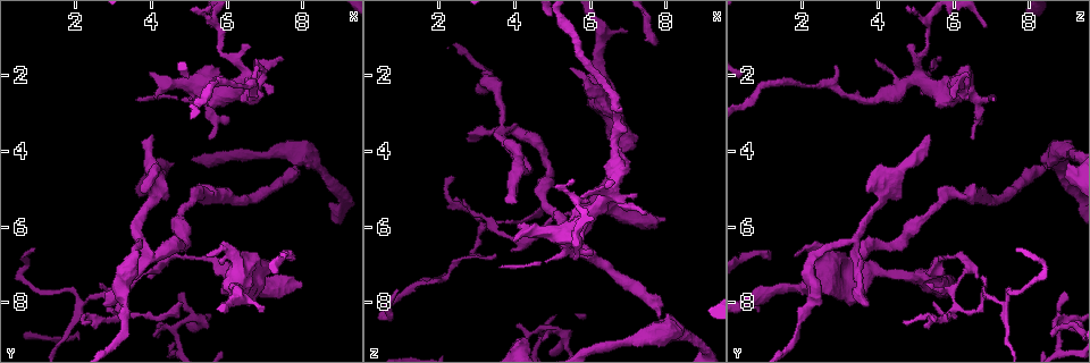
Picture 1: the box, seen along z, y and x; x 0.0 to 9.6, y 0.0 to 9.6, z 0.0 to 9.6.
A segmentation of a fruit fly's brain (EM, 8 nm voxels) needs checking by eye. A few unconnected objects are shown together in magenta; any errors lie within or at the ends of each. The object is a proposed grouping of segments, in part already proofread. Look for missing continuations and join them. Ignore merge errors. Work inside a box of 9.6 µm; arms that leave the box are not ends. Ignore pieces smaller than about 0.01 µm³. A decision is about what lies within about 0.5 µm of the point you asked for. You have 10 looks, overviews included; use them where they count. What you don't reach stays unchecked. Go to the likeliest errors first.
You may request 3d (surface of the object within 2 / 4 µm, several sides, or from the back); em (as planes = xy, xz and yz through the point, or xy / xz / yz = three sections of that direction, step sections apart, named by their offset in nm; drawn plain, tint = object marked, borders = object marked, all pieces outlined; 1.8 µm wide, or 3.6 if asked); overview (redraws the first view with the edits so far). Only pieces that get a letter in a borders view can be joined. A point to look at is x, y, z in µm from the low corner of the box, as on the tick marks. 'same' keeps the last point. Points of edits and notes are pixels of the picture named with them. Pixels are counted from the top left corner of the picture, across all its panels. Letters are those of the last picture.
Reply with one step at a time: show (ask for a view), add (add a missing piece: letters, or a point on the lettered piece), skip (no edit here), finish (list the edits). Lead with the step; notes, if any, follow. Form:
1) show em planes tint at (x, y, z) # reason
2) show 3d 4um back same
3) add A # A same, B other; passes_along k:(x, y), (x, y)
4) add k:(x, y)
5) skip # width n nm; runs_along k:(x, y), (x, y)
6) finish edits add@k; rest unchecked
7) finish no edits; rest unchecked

show em planes borders at (6.65, 1.15, 4.85) # tapers out

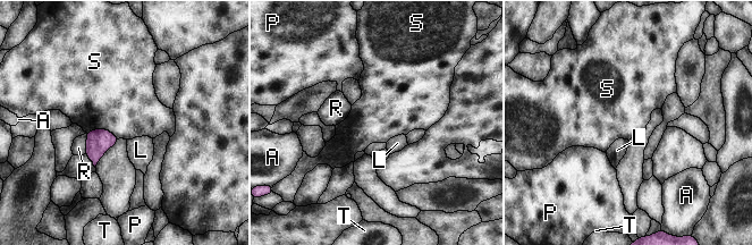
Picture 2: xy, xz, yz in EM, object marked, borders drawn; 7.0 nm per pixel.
skip # width 140 nm; A other, L other, P other, R other, S other, T other; border 2:(86, 132), (108, 129), (118, 138); none of them fits

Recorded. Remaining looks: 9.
show 3d 2um back at (2.75, 8.05, 3.65) # an open end

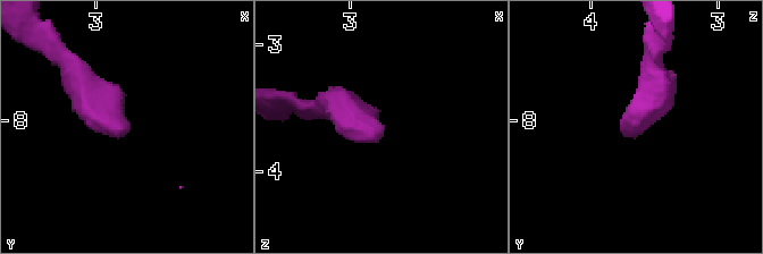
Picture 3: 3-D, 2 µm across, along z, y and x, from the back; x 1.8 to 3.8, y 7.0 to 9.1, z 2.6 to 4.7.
show em 3.6um planes borders at (2.72, 8.04, 3.68)

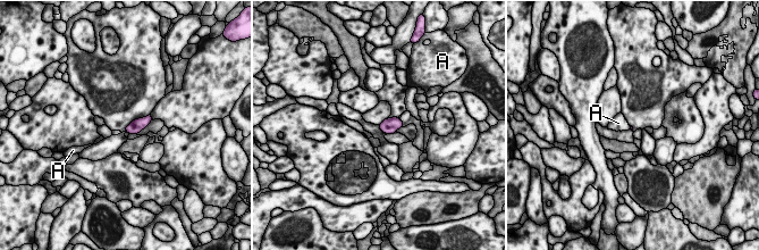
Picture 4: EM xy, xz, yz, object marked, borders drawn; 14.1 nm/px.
skip # A other; border 4:(386, 118), (379, 125); no lettered piece goes on from it

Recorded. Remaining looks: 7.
show 3d 4um at (4.65, 7.70, 9.05) # free end

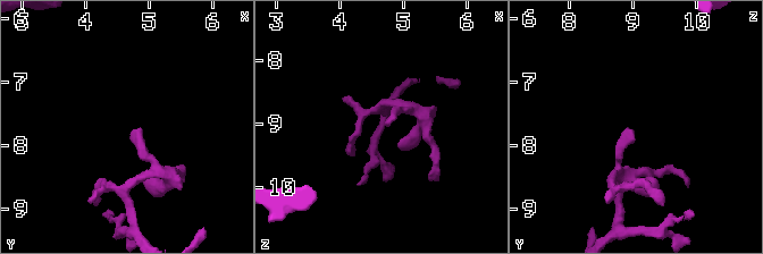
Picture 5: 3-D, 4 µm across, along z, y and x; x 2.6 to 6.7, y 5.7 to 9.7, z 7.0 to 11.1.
show em xy step 4 borders at (4.75, 7.75, 9.00)

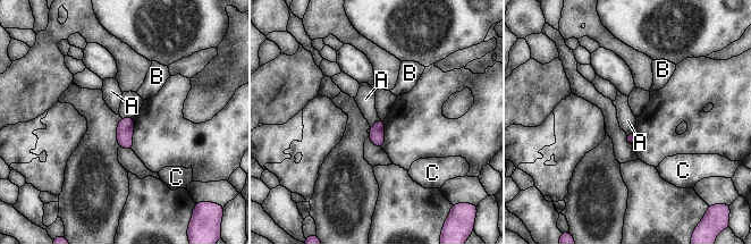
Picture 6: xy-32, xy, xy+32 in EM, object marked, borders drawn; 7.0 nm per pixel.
skip # longest_contact A 100 nm; A other, B other, C other; border 6:(380, 119), (370, 127); none of them fits

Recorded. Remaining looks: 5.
show 3d 4um at (5.55, 6.80, 1.80) # an open end

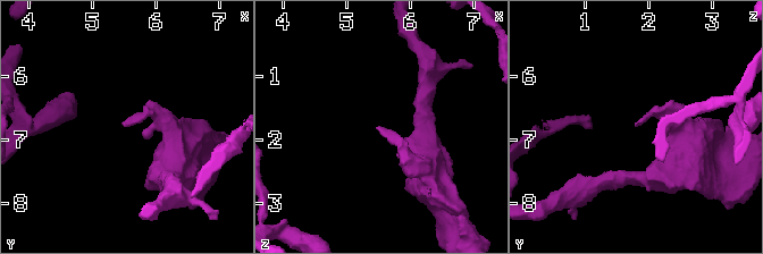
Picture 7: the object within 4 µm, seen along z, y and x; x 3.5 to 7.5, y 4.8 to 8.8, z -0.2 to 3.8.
show em planes tint at (5.50, 6.75, 1.80)

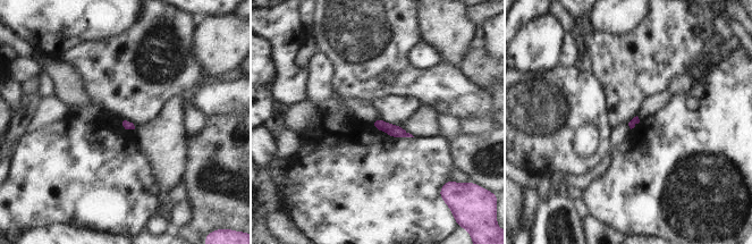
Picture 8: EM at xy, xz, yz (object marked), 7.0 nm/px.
show em planes borders same # see the neighbours

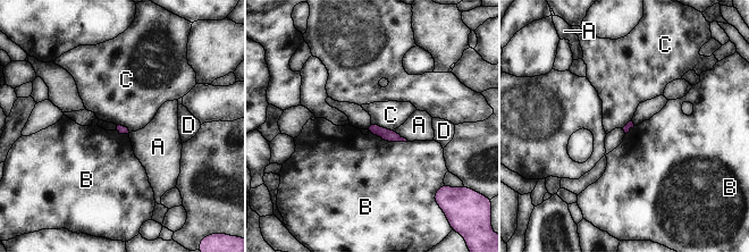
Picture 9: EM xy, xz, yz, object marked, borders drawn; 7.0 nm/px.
skip # longest_contact B 300 nm; A other, B other, C other, D other; border 9:(371, 123), (393, 131); no lettered piece goes on from it

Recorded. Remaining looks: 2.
finish no edits; rest unchecked

